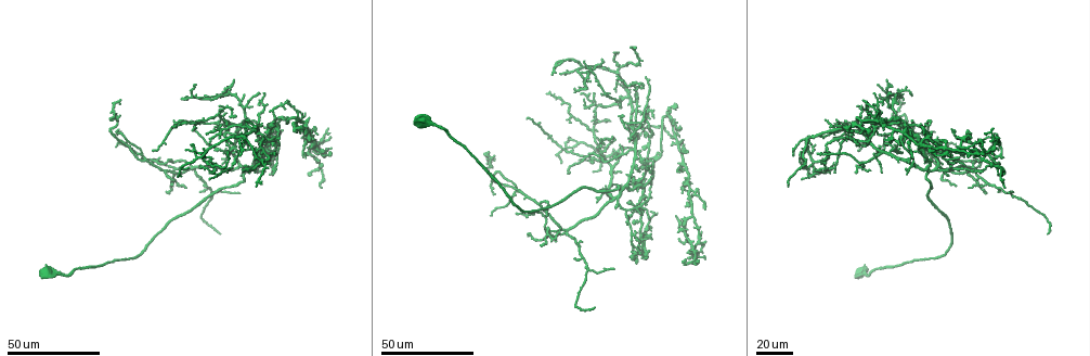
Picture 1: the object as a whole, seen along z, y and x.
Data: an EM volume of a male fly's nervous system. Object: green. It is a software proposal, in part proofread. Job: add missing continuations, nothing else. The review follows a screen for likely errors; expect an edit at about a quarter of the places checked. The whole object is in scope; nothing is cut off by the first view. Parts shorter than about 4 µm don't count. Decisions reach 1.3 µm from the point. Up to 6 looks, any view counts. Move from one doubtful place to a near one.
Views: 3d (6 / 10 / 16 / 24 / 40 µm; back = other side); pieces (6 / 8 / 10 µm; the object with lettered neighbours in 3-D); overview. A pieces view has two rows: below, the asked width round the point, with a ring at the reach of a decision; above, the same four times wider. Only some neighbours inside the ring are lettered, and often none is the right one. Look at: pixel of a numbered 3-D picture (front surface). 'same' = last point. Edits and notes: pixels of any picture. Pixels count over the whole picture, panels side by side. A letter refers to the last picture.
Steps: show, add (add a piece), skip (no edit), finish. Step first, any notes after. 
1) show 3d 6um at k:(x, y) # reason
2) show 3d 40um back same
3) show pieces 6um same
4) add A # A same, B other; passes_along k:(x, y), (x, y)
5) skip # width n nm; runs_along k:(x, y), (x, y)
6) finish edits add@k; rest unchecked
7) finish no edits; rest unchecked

show 3d 40um at 1:(650, 217) # free end

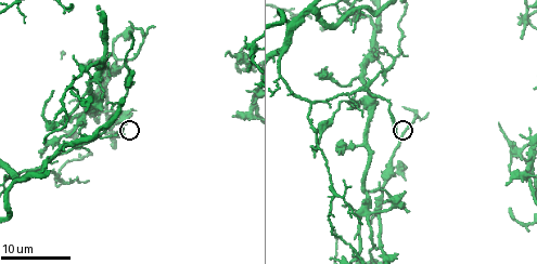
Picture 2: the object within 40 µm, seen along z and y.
show pieces 6um at 2:(396, 135) # what lies round it

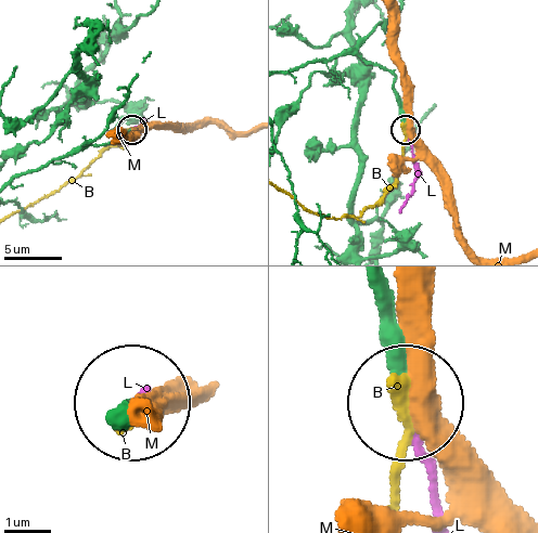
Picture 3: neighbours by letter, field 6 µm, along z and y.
add L # B other, L same, M other; passes_along 3:(397, 101), (414, 169), (413, 190), (400, 212); it goes on there

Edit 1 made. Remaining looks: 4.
show overview

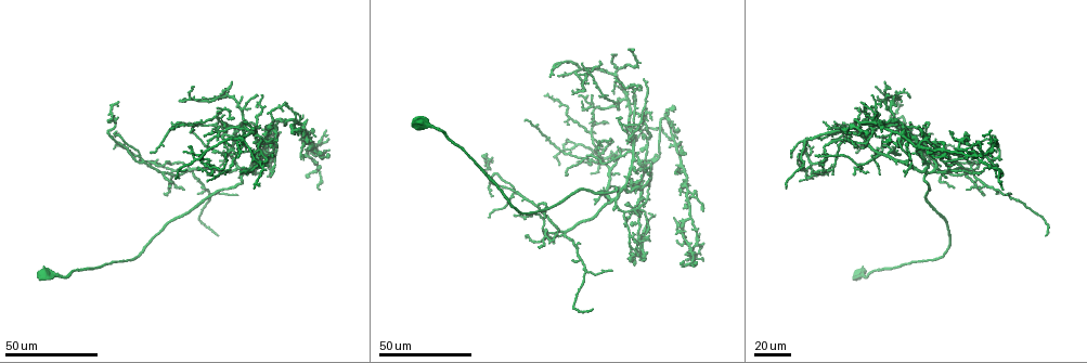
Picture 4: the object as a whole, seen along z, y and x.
show 3d 16um at 2:(51, 92) # an open end

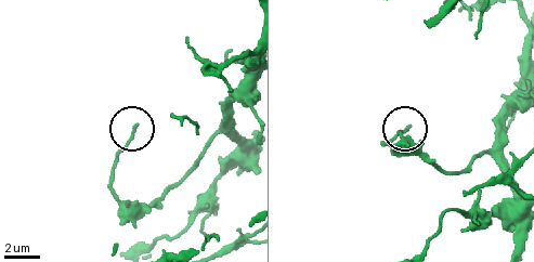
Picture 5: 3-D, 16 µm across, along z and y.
show pieces 8um at 5:(409, 128)

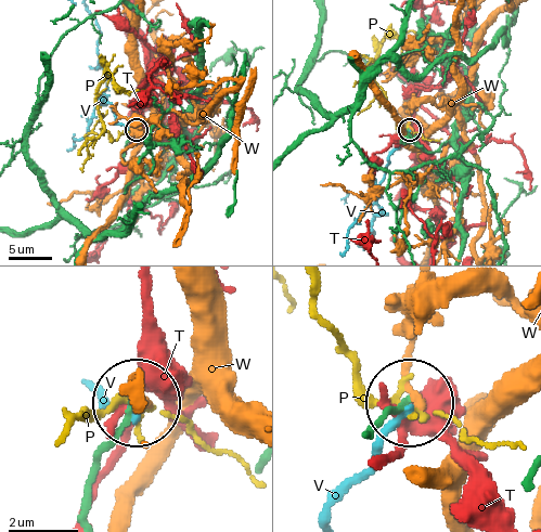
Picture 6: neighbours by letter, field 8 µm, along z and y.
skip # width 170 nm; P other, T other, V other, W other; no lettered piece goes on from it

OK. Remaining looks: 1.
finish edits add@3; rest unchecked

